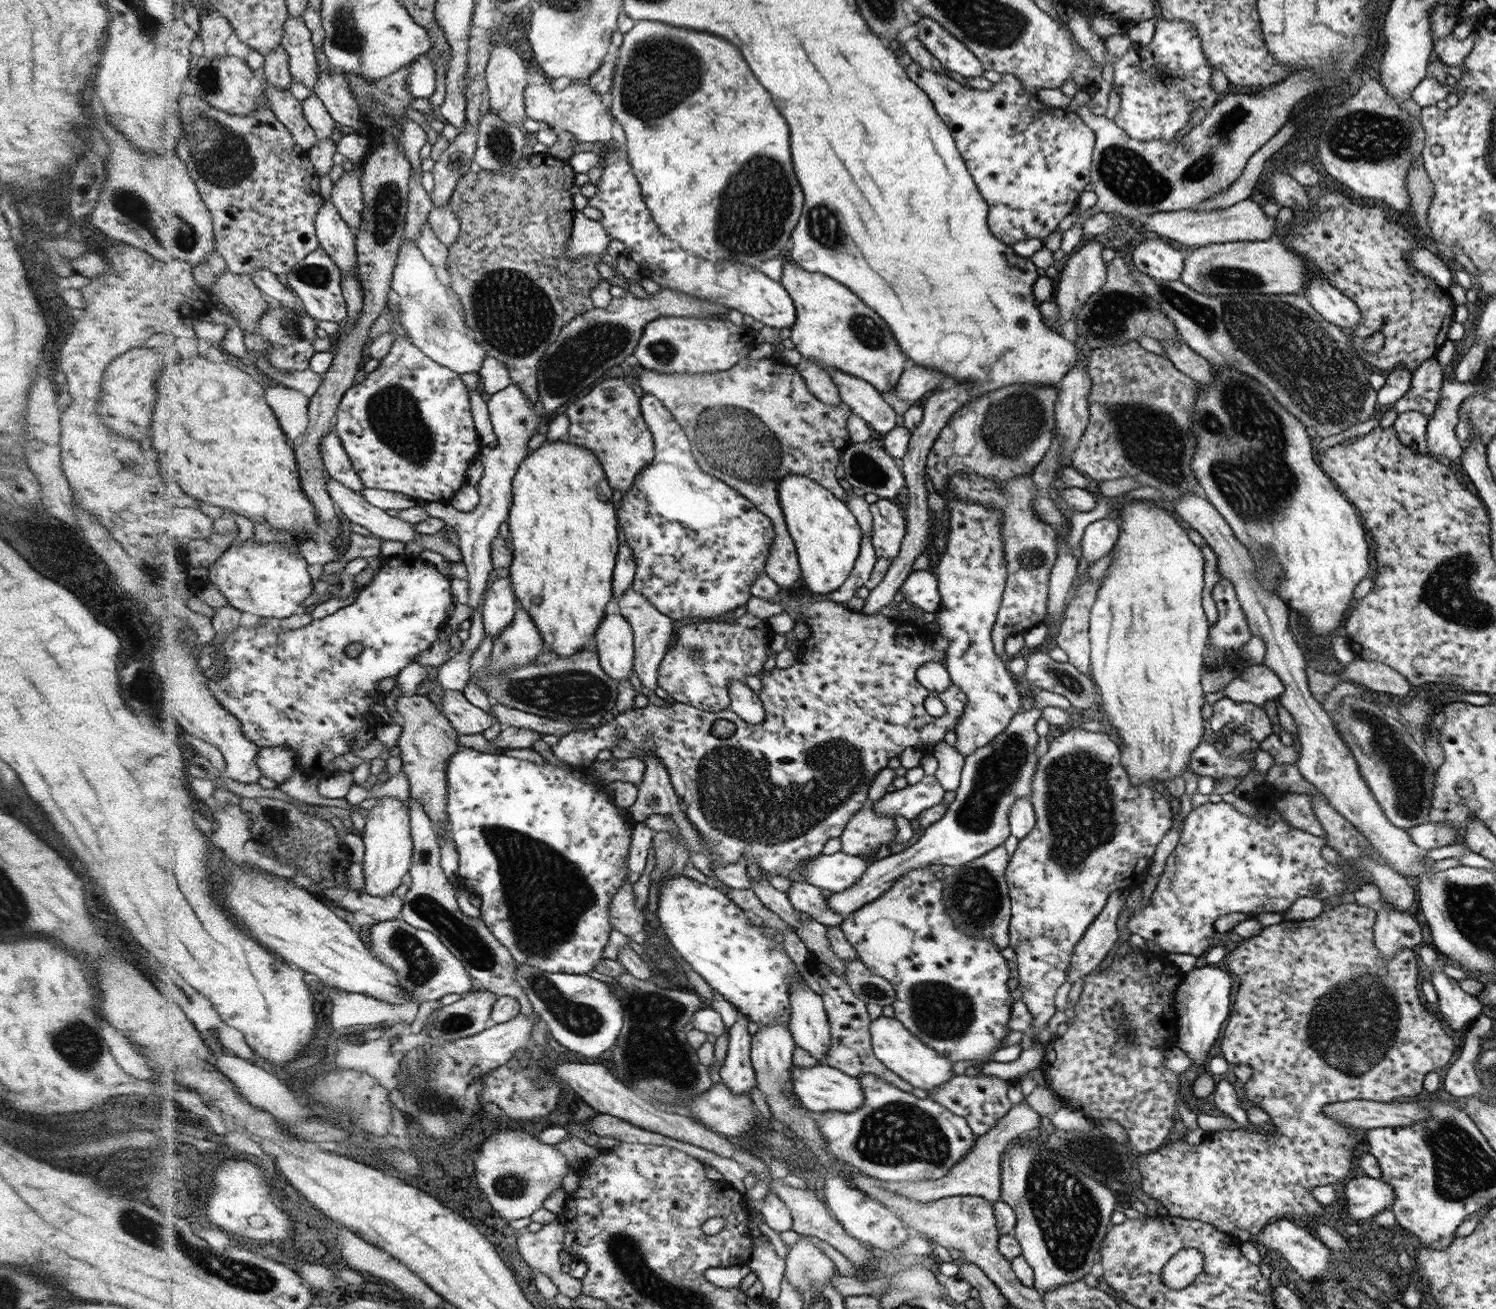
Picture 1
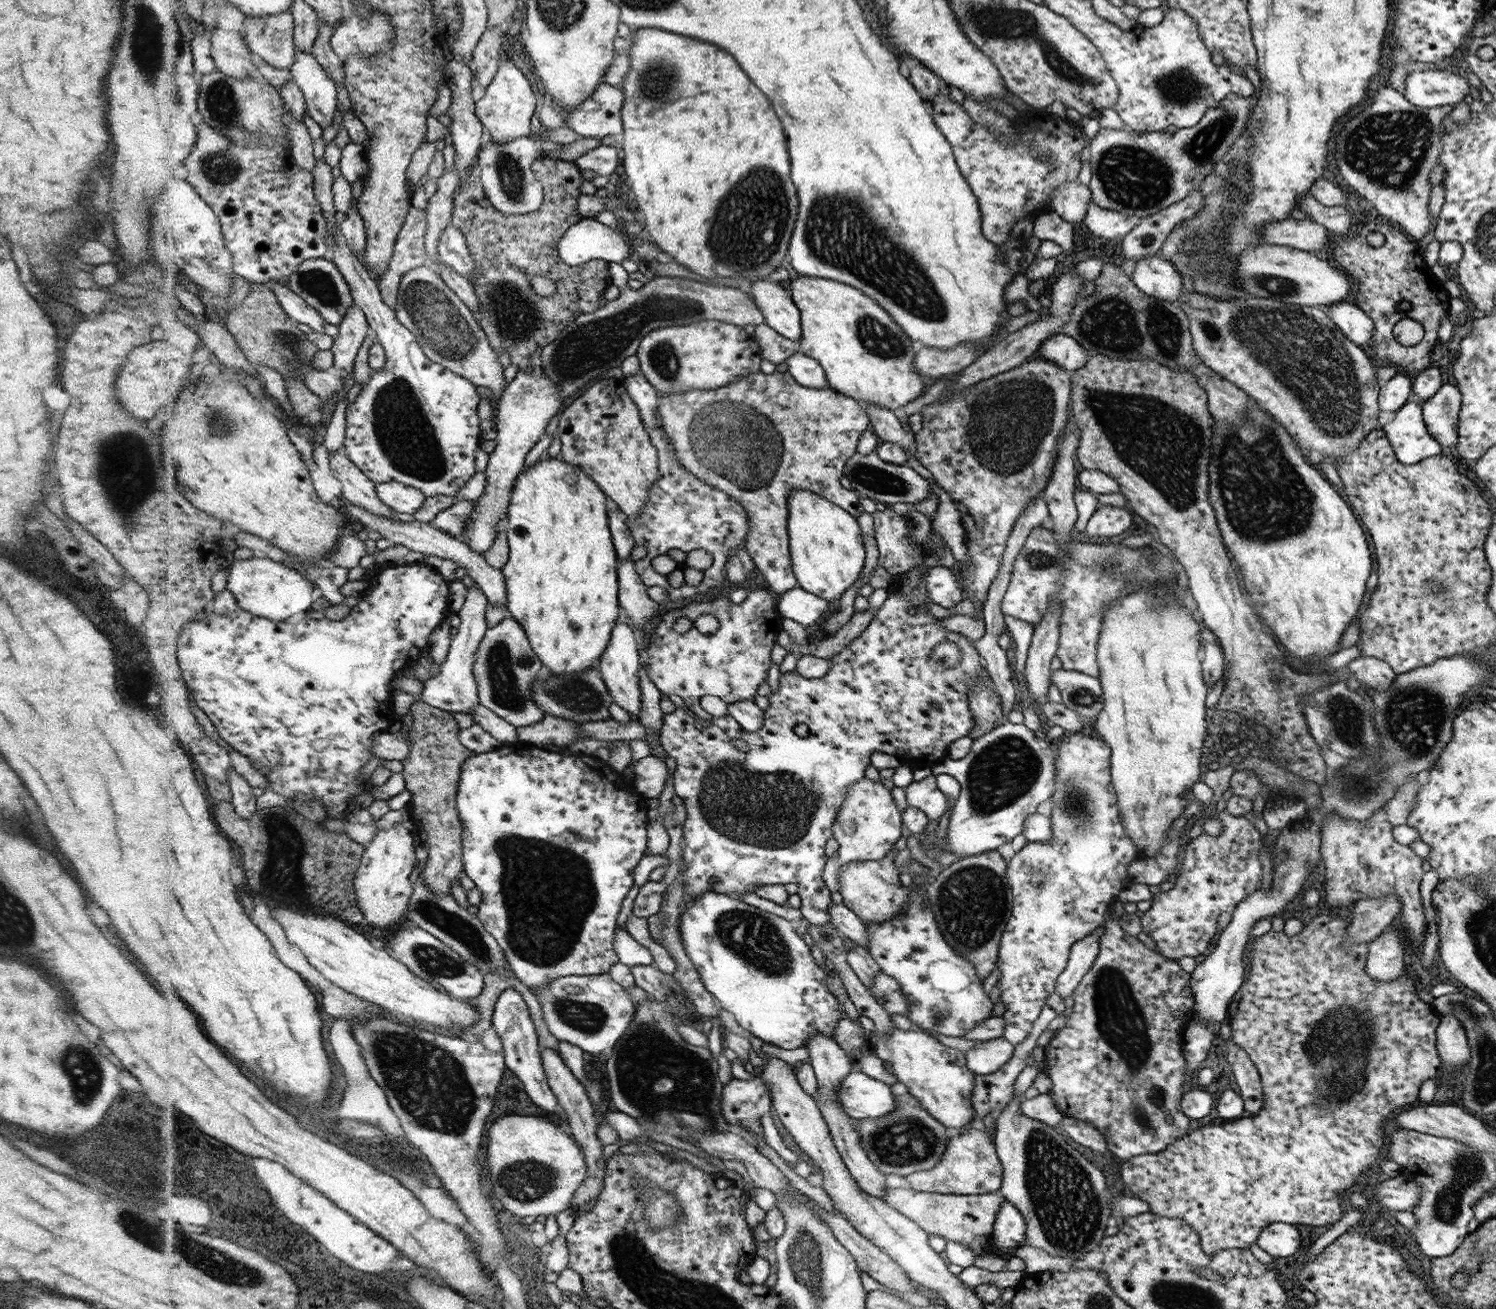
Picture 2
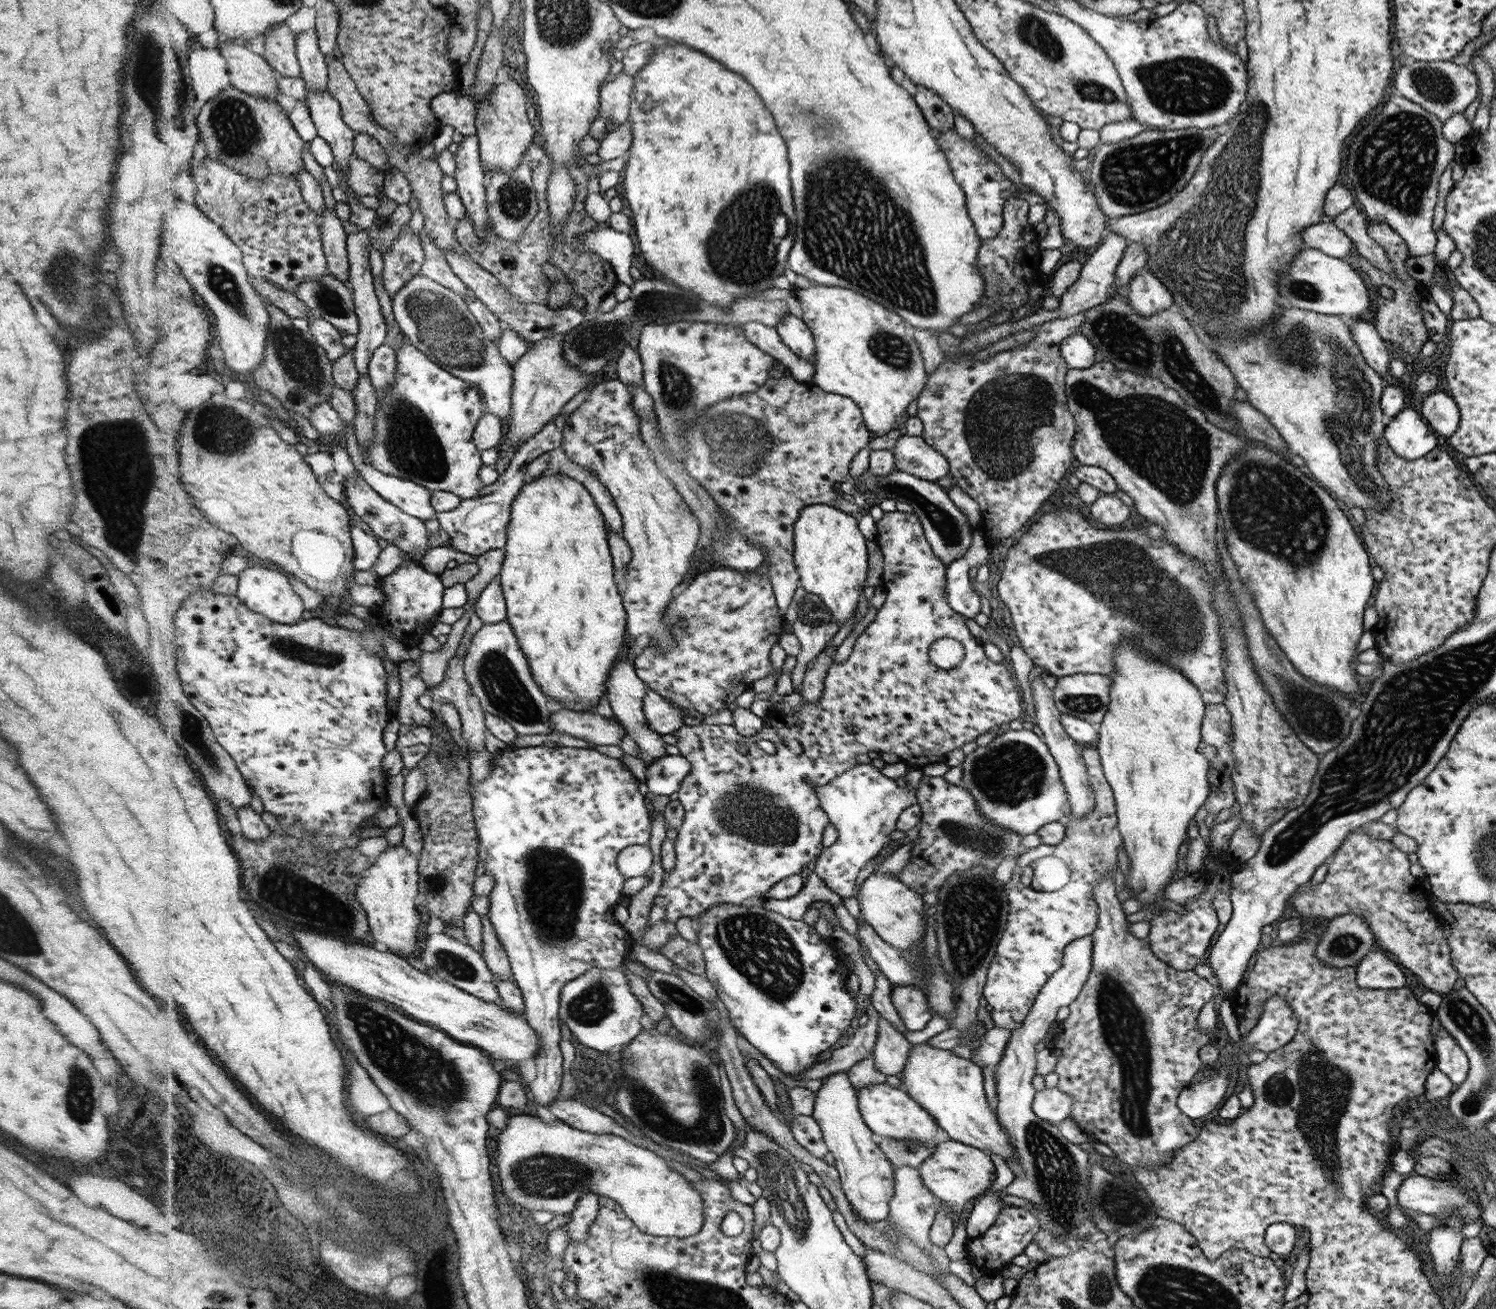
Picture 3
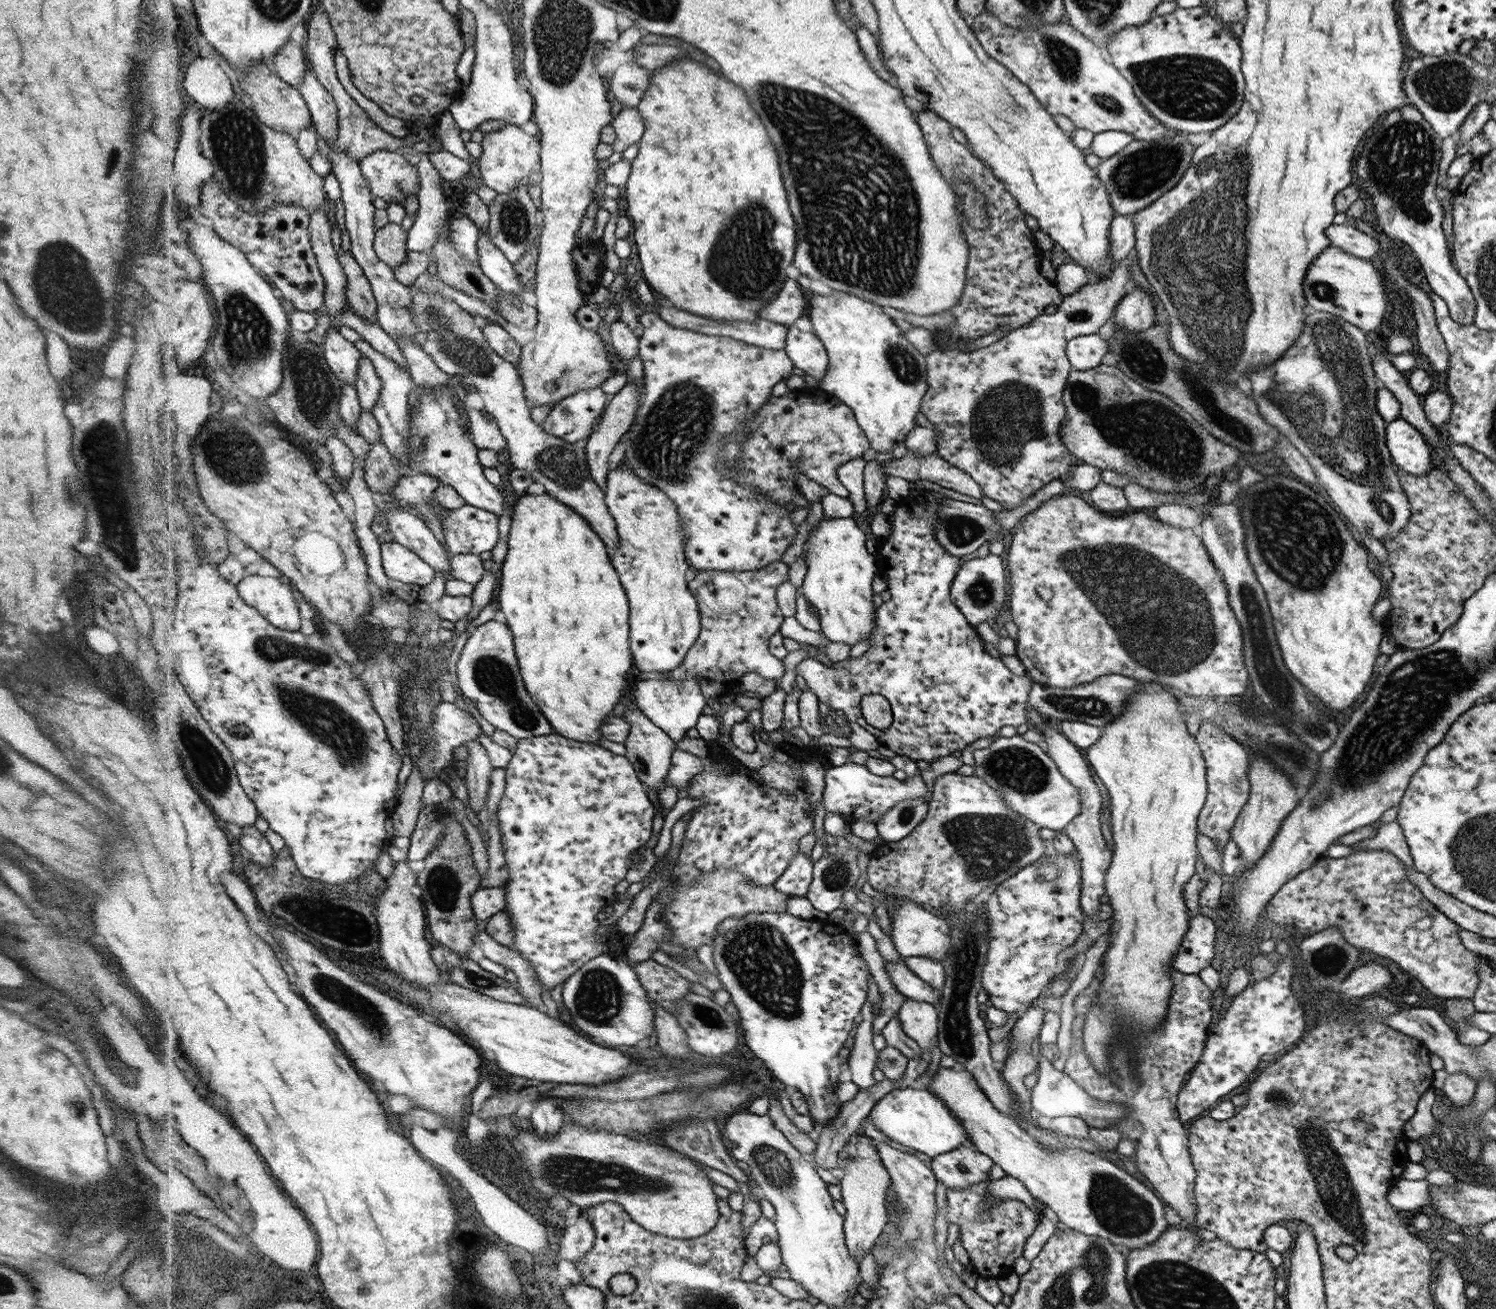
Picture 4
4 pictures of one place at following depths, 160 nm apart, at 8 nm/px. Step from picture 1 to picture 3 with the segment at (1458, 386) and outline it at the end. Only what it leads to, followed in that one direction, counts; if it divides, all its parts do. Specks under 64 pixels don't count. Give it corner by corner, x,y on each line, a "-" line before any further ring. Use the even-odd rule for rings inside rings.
1443,391
1432,392
1420,403
1420,414
1432,431
1450,437
1459,425
1461,417
1456,401

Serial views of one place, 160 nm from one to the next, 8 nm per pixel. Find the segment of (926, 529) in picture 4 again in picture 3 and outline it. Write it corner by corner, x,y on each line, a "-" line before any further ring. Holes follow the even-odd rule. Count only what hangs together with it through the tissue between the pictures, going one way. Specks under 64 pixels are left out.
893,511
885,512
883,518
875,522
876,526
876,541
880,547
883,556
883,579
882,585
885,588
886,598
884,604
877,610
876,616
872,622
866,627
865,632
860,634
856,639
853,647
852,654
842,664
833,663
830,665
830,669
826,671
826,677
824,677
824,689
822,690
822,696
814,702
814,704
808,704
808,702
802,702
802,706
794,713
787,713
779,721
778,718
770,716
763,720
763,728
754,736
750,738
744,738
740,736
736,728
728,724
723,726
714,726
714,724
702,723
699,726
682,726
680,730
674,732
673,736
676,738
676,746
680,750
680,756
688,759
691,762
691,772
687,774
685,780
679,786
676,791
678,794
678,800
682,804
685,810
684,822
679,827
677,833
677,839
675,840
675,853
676,862
673,871
669,875
664,875
663,885
659,890
658,896
654,899
650,914
649,921
647,922
647,932
643,938
636,938
636,943
640,943
647,949
658,951
659,946
662,946
678,933
675,923
681,916
695,917
710,909
712,905
718,905
720,903
732,903
734,905
740,904
746,898
750,896
763,896
765,897
769,888
772,888
779,880
788,878
793,874
800,874
802,868
812,862
814,858
819,856
824,849
822,839
824,836
824,829
828,826
829,815
822,808
822,804
819,800
818,789
819,786
826,786
831,780
844,774
847,770
850,770
857,766
858,760
856,756
858,754
866,754
870,750
874,752
893,752
906,763
911,770
921,770
928,764
940,764
946,760
946,754
948,752
922,752
922,750
956,750
960,746
964,746
964,742
970,742
974,738
978,738
981,735
991,732
995,727
998,727
1004,723
1010,723
1012,720
1020,720
1020,714
1022,714
1022,700
1020,700
1020,692
1016,688
1016,680
1010,676
1008,668
1002,666
1002,664
994,664
986,656
983,649
983,643
978,638
975,638
968,629
964,620
966,617
956,611
950,603
947,601
947,565
934,553
930,541
926,537
925,532
922,532
920,522
914,526
912,522
912,513
-
918,530
918,532
916,532
-
939,638
955,638
962,643
965,648
964,659
956,666
956,668
950,669
950,671
944,671
936,667
934,663
930,661
929,648
930,645
-
761,740
768,740
774,743
776,748
775,754
768,754
766,751
756,747
756,743
-
738,744
746,744
749,747
749,751
746,754
742,754
738,751
-
712,876
718,876
720,883
712,883
710,879

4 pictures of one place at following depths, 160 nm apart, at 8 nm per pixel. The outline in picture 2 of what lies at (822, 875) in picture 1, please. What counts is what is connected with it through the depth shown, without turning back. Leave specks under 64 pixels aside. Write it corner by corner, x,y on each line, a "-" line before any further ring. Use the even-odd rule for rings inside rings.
893,850
880,861
847,862
839,872
839,892
843,896
843,904
866,922
889,921
906,913
907,906
911,904
910,889
900,881
896,855
898,851

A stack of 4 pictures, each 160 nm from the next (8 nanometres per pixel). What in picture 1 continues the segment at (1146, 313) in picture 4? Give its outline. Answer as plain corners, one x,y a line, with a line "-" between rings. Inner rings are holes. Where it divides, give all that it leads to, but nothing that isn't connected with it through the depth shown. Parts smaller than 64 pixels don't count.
1156,238
1140,242
1134,250
1132,262
1139,271
1150,275
1153,279
1175,281
1183,272
1184,258
1180,250
1168,244
1168,240
1164,242

